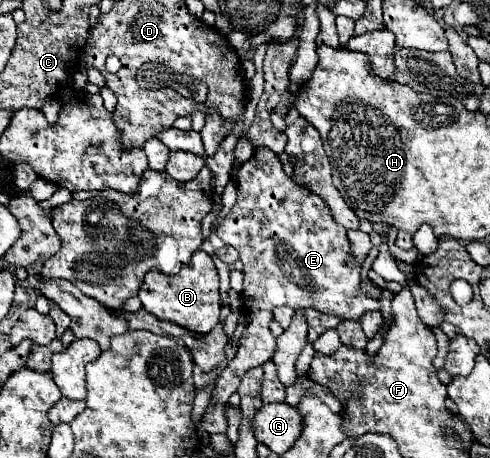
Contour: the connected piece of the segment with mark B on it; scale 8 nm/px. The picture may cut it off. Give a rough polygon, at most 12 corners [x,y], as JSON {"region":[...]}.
{"region":[[211,256],[175,276],[151,270],[139,300],[149,314],[209,334],[221,314]]}

